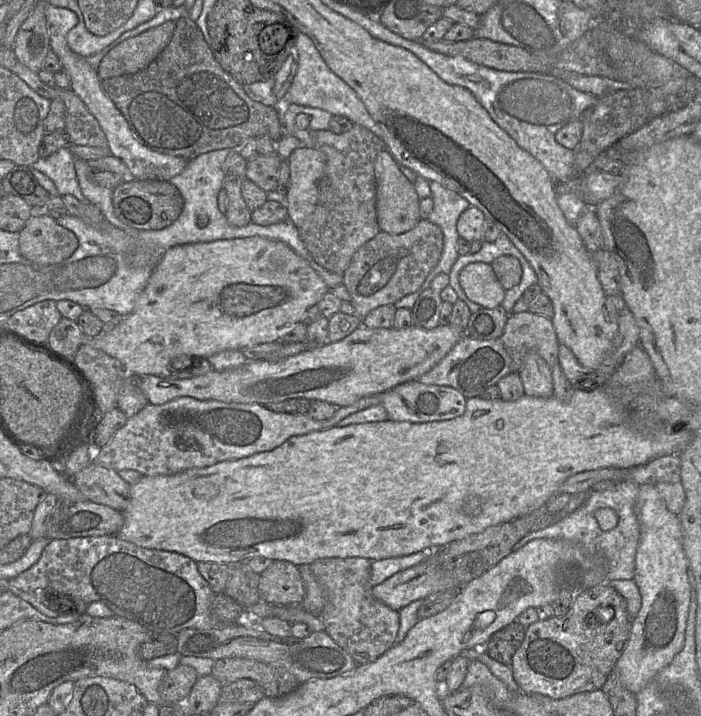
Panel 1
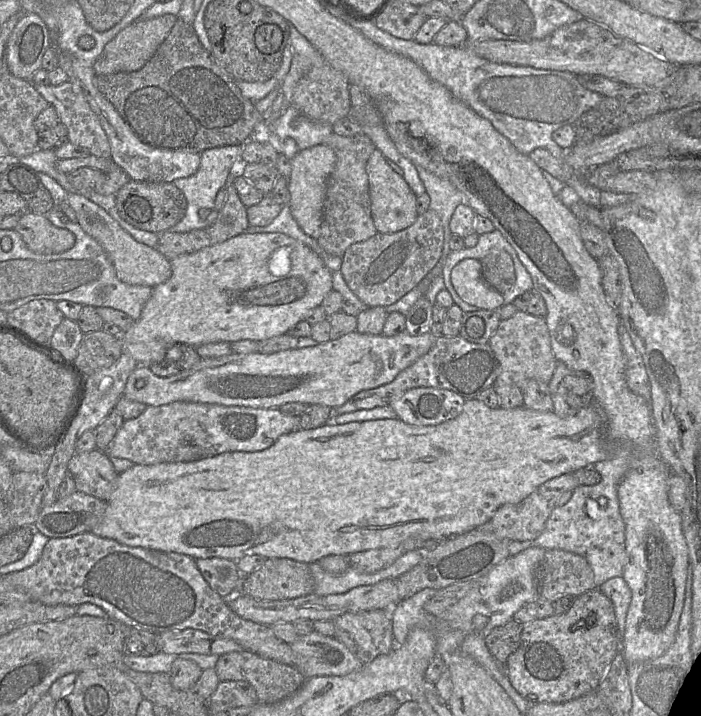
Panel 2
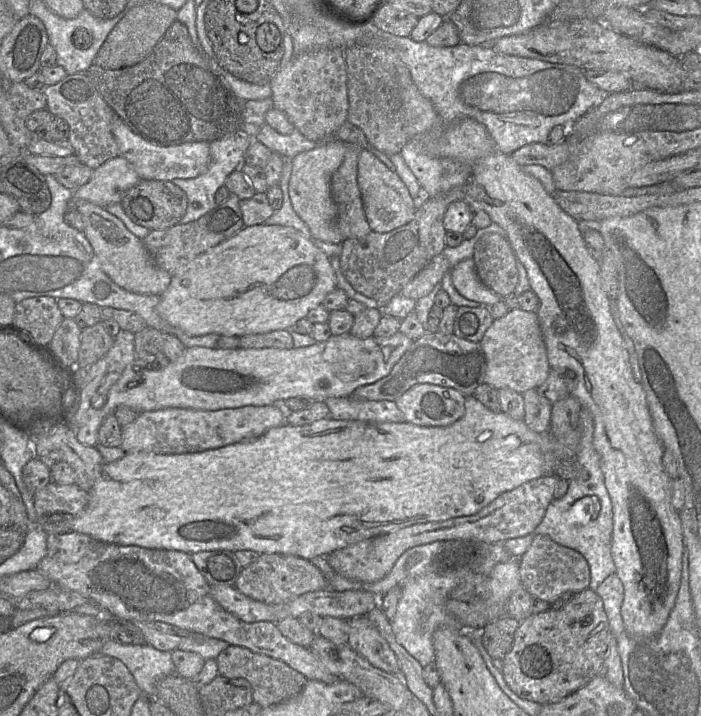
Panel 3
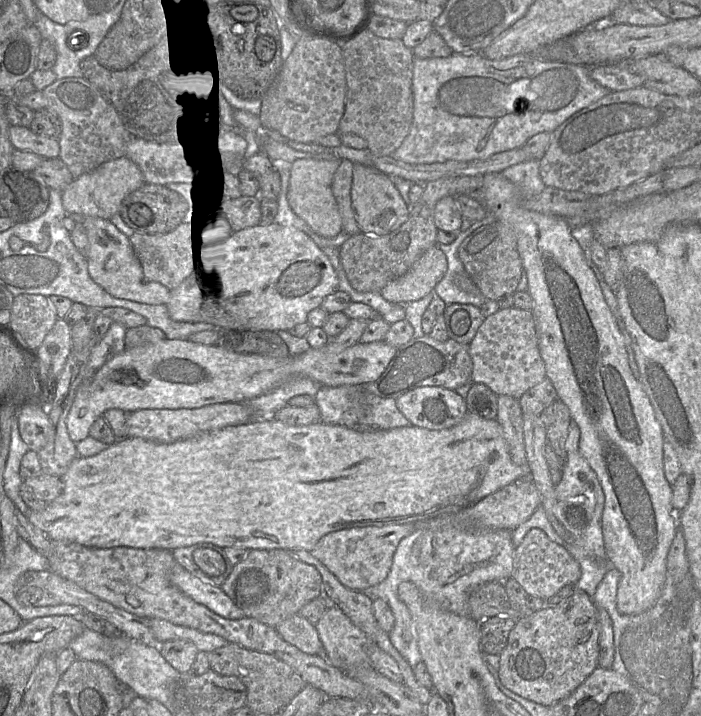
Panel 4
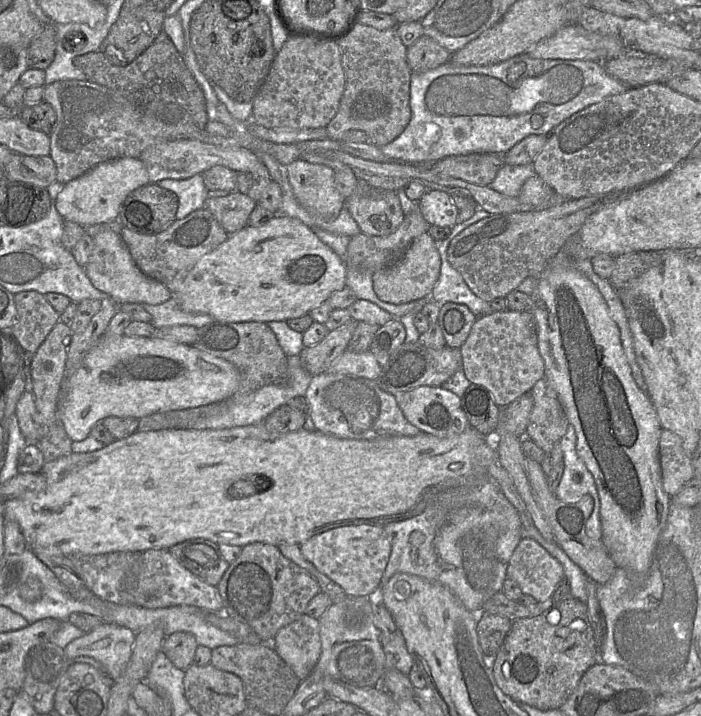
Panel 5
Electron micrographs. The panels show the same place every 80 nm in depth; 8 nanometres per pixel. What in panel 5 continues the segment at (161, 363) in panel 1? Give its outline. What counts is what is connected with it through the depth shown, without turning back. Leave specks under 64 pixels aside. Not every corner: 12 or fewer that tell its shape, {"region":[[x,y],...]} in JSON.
{"region":[[276,214],[202,256],[173,293],[220,322],[288,321],[345,263]]}

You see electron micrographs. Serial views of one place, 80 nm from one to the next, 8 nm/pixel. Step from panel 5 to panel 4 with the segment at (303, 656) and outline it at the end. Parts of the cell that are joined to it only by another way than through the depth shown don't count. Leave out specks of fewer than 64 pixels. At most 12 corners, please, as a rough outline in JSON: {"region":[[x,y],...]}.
{"region":[[300,615],[275,630],[288,644],[310,655],[321,655],[315,625]]}

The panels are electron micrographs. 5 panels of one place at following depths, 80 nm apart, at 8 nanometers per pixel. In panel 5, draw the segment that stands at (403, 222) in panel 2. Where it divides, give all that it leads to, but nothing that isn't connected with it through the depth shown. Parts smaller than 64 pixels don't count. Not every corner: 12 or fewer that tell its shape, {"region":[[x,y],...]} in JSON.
{"region":[[359,180],[345,207],[361,233],[391,234],[405,217],[396,191]]}

